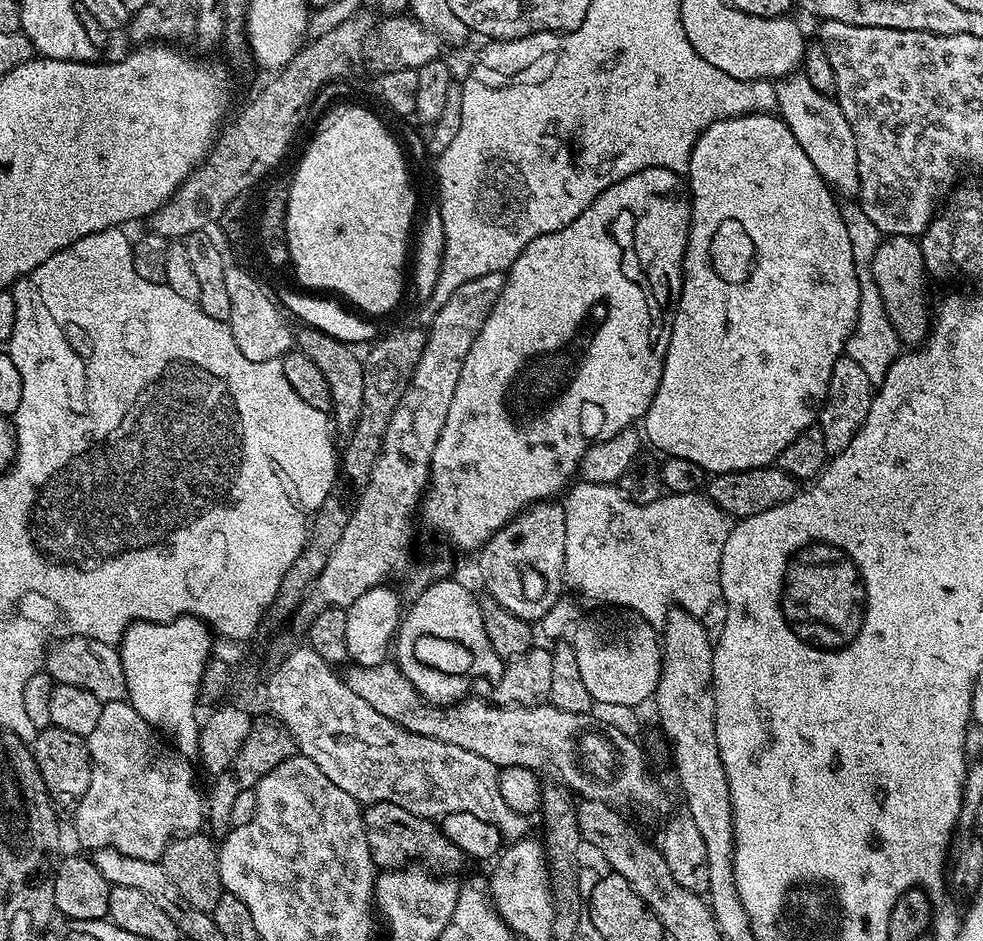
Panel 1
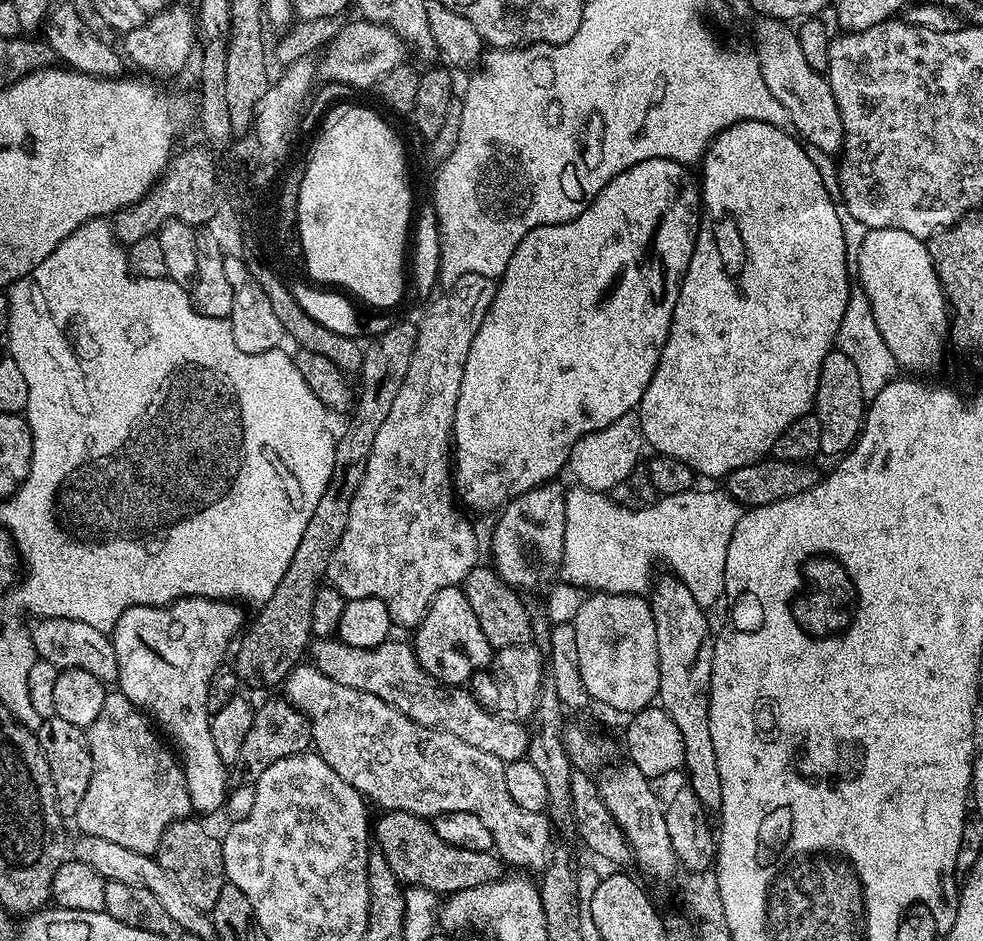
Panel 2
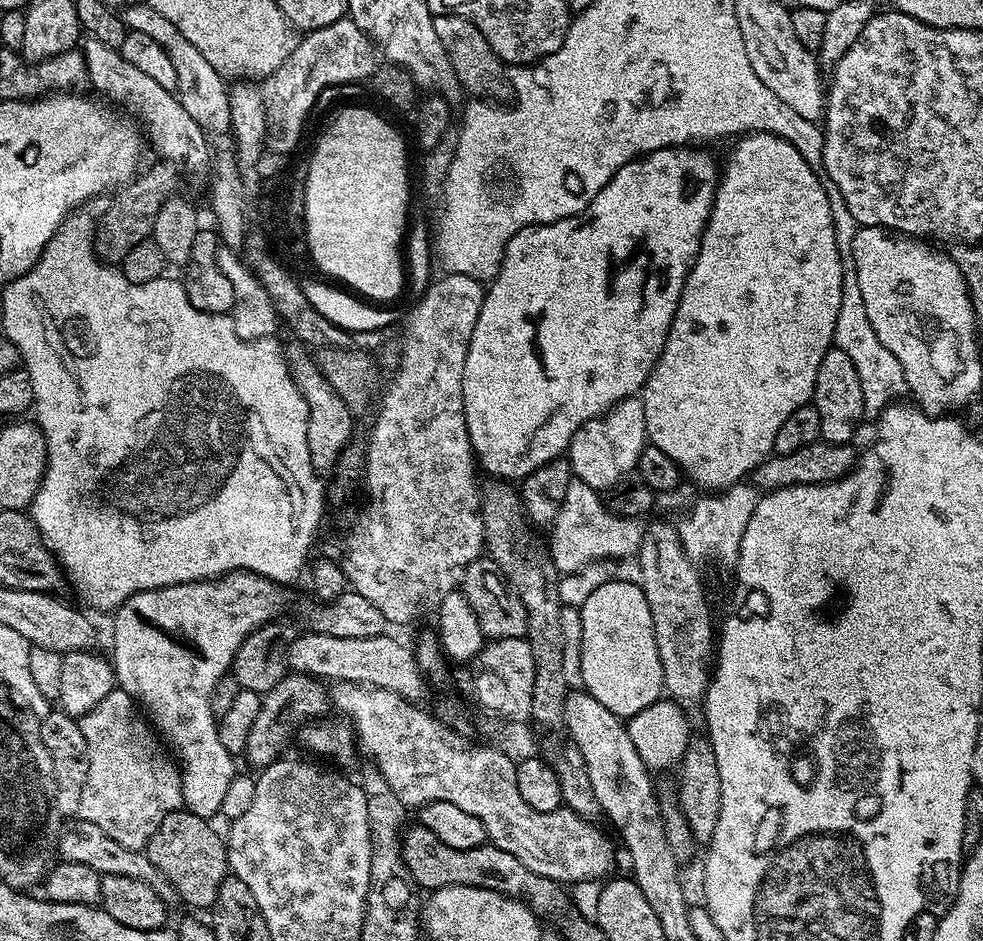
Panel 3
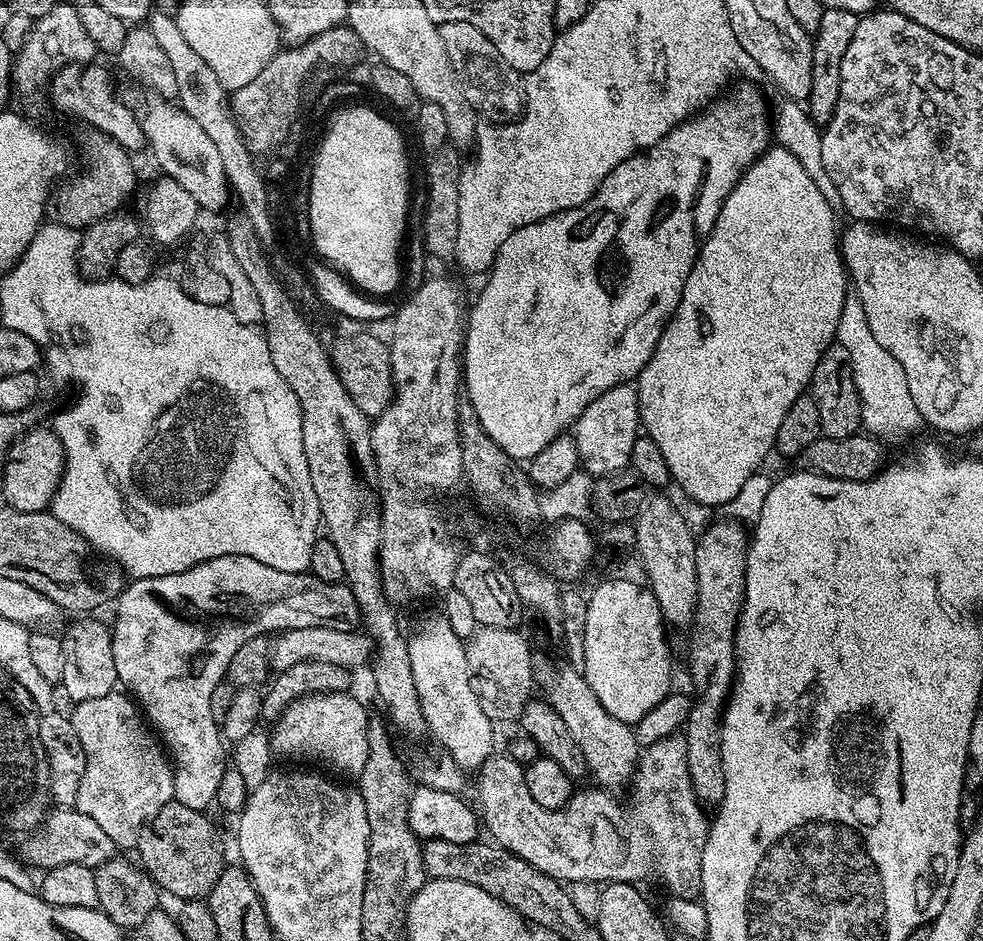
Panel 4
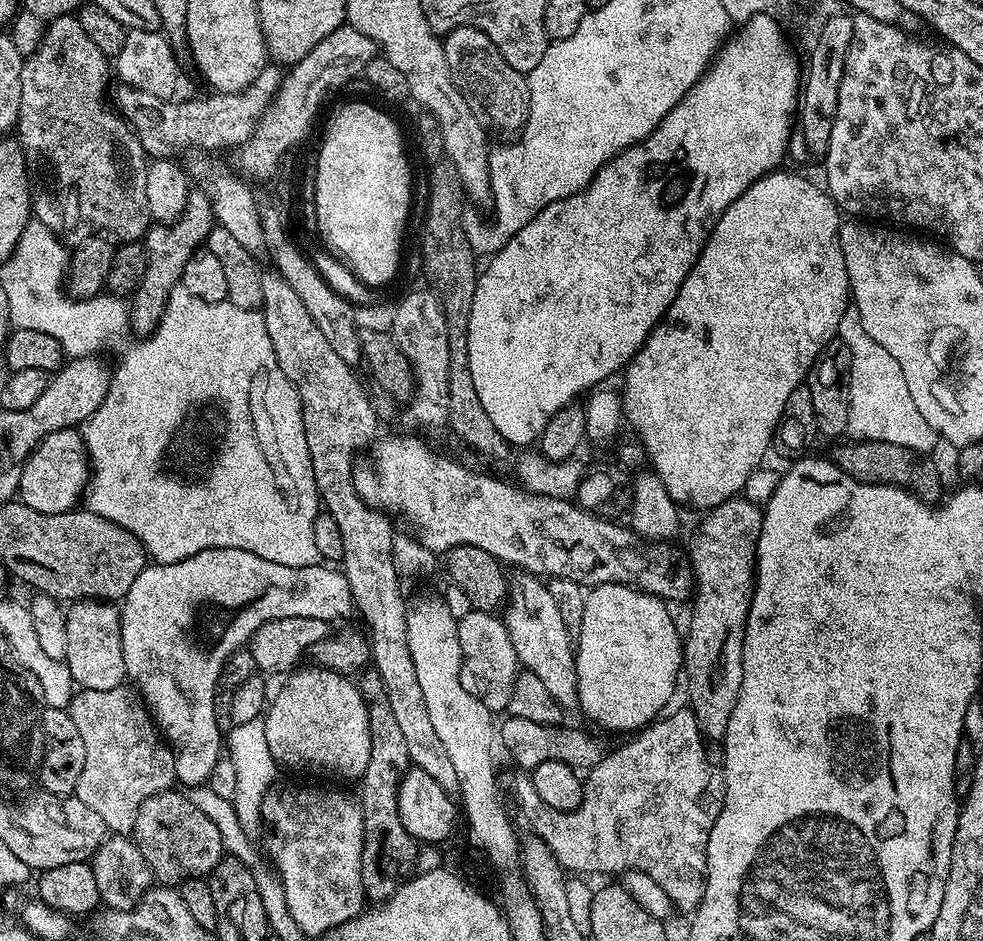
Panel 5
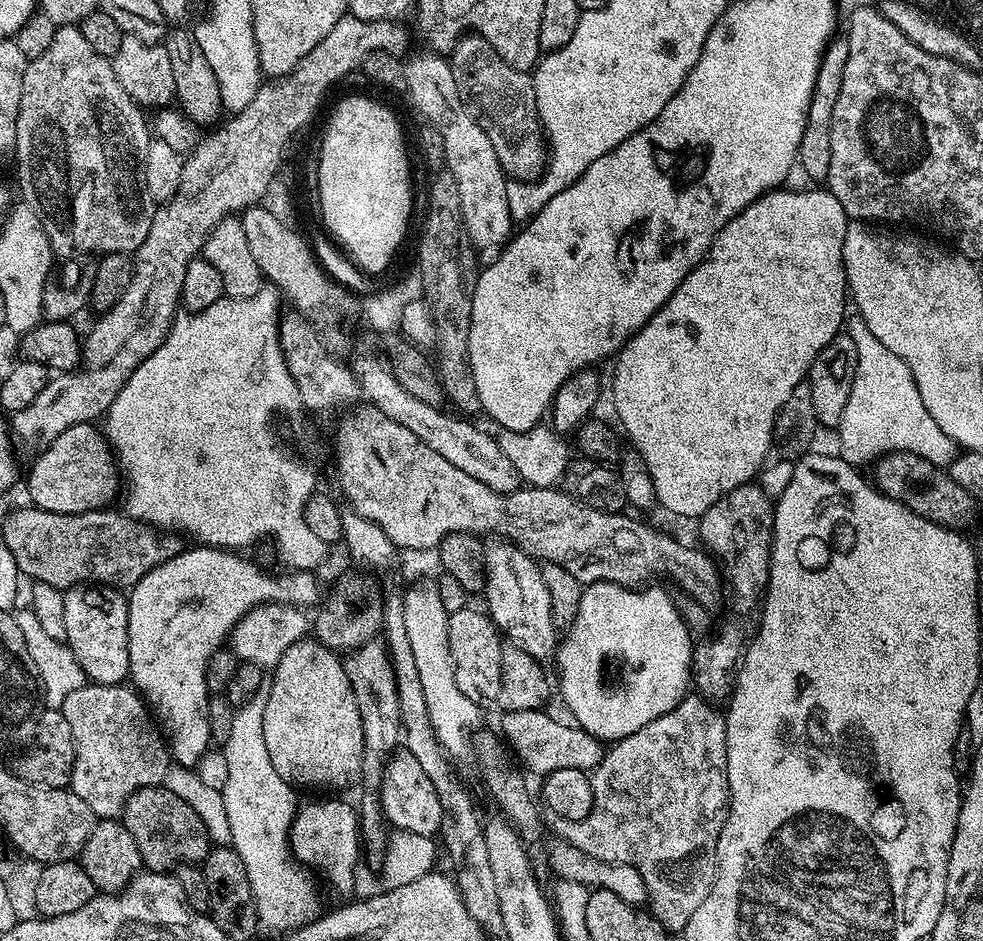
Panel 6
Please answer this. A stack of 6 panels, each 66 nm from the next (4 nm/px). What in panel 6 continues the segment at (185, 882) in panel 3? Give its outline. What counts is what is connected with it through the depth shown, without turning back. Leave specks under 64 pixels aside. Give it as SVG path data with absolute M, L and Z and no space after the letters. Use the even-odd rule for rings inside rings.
M164 786L139 788L124 803L122 823L130 830L134 846L138 846L143 867L149 872L171 873L181 862L199 865L210 851L207 828L201 818Z

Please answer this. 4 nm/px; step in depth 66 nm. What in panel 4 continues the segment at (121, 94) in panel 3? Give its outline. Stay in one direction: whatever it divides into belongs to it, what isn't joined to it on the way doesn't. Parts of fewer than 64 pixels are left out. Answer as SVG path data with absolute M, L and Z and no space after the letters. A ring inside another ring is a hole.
M145 91L143 95L144 101L137 103L135 110L143 128L147 151L152 151L157 166L161 168L159 171L178 182L178 186L183 186L205 213L222 211L232 191L222 158L206 130L202 130L202 126L198 126L198 122L194 122L194 118L190 118L179 103L150 91Z

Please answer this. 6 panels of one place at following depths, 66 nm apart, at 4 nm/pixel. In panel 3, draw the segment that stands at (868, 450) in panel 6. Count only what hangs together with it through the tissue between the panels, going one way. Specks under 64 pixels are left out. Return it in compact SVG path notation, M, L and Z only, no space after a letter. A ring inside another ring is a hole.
M854 282L845 283L842 290L842 303L838 306L838 322L834 322L833 345L842 354L847 354L850 362L854 362L854 370L858 370L858 382L862 382L862 398L865 413L880 412L891 400L905 395L906 385L902 374L902 365L898 358L878 342L878 334L874 334L874 326L870 326L870 318L866 318L866 302L862 302L862 290Z

